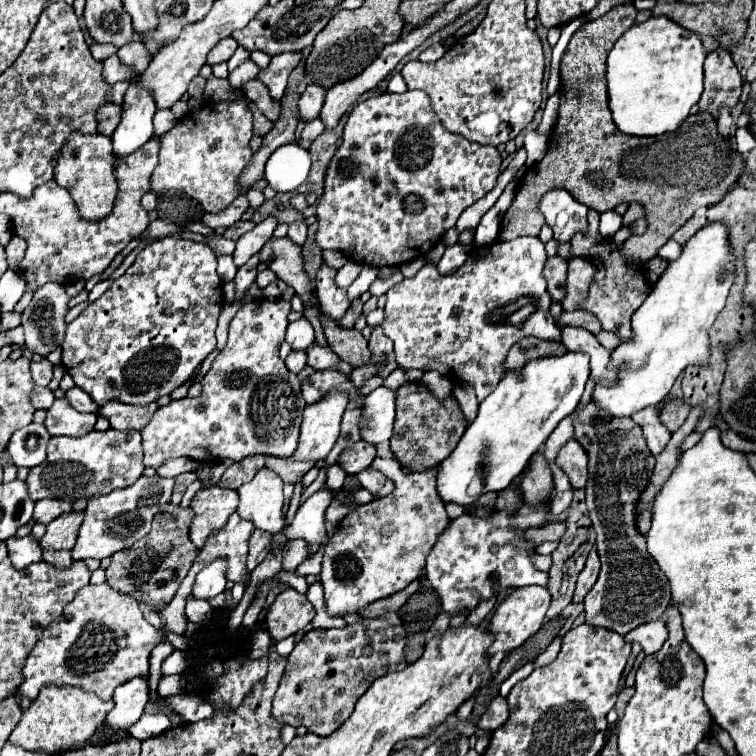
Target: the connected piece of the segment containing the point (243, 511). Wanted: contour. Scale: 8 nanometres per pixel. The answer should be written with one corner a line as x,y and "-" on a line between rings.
262,468
256,476
238,488
240,504
238,514
250,522
258,530
276,534
286,526
286,512
284,512
284,494
282,494
282,478

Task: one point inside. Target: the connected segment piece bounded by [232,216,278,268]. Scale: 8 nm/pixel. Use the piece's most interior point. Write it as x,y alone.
251,243

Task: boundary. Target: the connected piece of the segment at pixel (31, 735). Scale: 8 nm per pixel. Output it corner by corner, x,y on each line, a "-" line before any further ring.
48,686
42,688
38,698
22,712
20,722
10,734
10,742
22,746
24,750
44,750
44,752
62,752
74,744
84,744
96,732
96,728
106,720
106,714
112,710
112,700
100,700
96,694
86,692
76,686

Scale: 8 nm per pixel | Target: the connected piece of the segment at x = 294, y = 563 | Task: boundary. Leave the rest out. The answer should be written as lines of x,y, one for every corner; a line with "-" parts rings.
288,540
282,550
282,568
296,570
308,558
308,544
304,540

